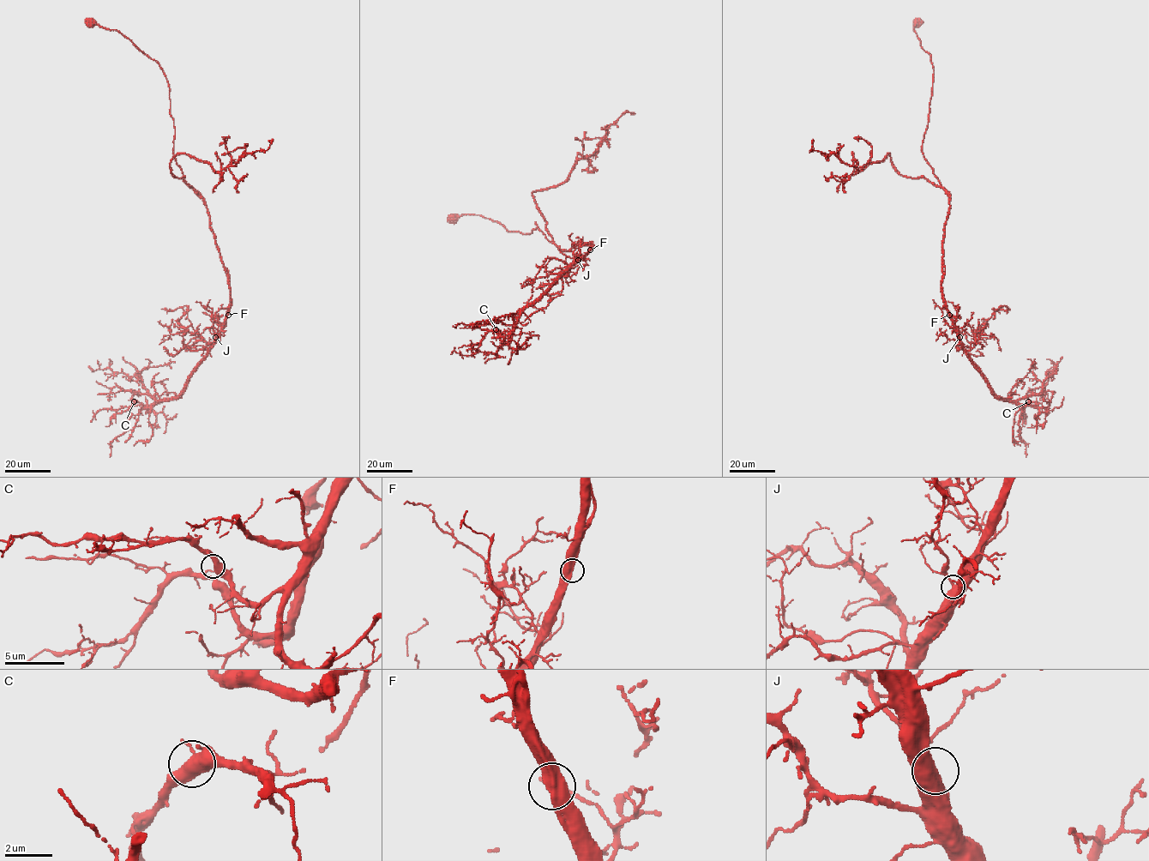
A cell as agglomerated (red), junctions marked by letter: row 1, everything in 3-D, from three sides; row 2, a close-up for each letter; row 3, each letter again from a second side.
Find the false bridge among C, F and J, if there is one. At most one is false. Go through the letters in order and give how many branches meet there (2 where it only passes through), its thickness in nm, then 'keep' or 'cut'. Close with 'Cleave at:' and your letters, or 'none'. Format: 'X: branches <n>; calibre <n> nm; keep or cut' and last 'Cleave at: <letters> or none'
C: branches 2; calibre 500 nm; keep
F: branches 2; calibre 550 nm; keep
J: branches 2; calibre 500 nm; keep
Cleave at: none

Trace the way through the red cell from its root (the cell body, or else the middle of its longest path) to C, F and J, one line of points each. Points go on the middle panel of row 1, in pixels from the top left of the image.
C: (451, 218), (479, 214), (523, 234), (536, 223), (563, 249), (592, 243), (524, 310), (509, 334), (496, 329)
F: (451, 218), (479, 214), (523, 234), (531, 233), (536, 223), (561, 249), (592, 243), (590, 249)
J: (451, 218), (479, 214), (523, 234), (531, 233), (536, 223), (563, 249), (592, 243), (578, 260)

